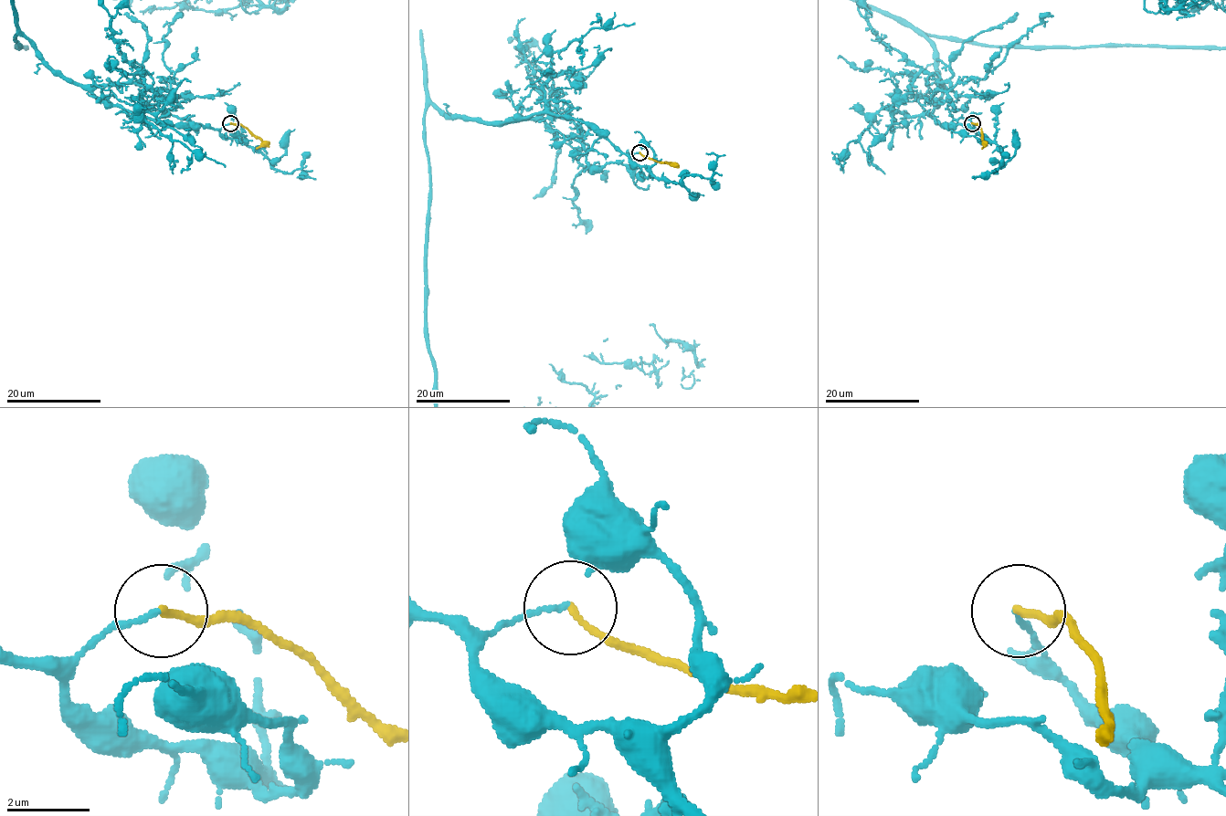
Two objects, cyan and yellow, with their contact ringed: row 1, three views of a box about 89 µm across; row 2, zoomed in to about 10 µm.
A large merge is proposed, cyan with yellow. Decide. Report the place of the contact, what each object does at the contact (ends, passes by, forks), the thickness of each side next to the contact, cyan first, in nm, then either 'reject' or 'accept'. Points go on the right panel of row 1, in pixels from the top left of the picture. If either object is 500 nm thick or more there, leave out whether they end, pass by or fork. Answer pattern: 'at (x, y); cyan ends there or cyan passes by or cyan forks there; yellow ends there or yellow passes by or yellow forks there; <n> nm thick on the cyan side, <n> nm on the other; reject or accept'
at (972, 123); cyan ends there; yellow ends there; 120 nm thick on the cyan side, 150 nm on the other; reject

